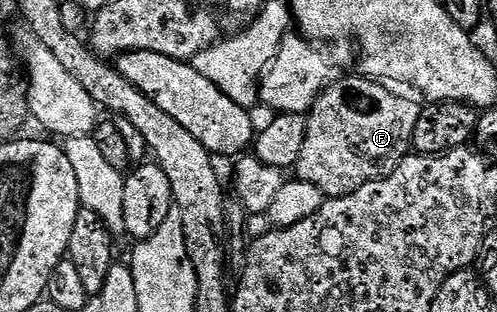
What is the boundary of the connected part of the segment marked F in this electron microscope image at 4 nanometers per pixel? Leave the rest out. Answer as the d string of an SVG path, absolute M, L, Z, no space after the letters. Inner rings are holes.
M366 76L343 78L327 87L319 99L314 102L307 114L307 132L301 156L293 168L298 181L317 184L328 198L344 198L346 194L357 192L370 182L388 178L403 159L412 153L413 128L421 109L420 103L410 102L407 98L398 98L382 81L372 80Z

